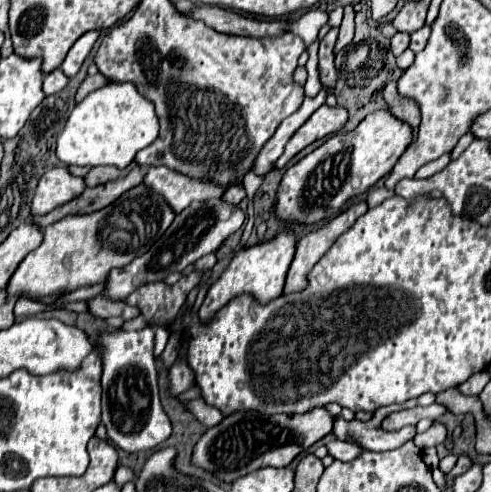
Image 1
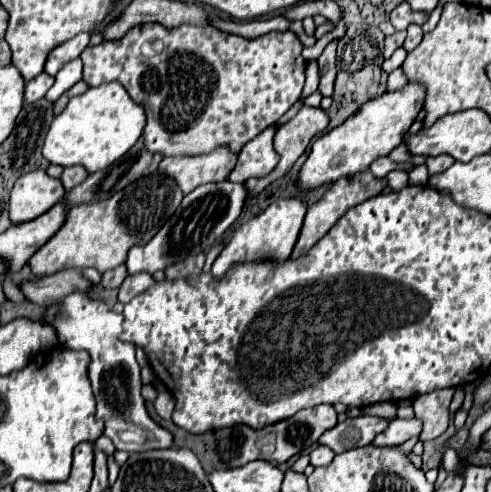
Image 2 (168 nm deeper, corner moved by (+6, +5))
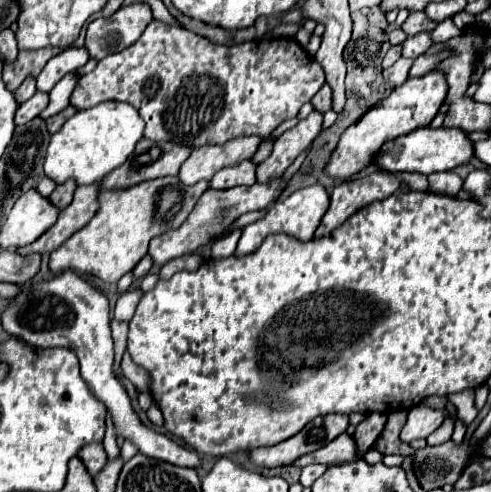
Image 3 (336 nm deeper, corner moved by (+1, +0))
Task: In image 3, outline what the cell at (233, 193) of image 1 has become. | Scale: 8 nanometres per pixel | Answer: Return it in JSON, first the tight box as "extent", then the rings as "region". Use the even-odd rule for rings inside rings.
{"extent":[257,111,323,183],"region":[[[313,111],[309,117],[301,119],[293,129],[287,129],[277,137],[273,153],[257,167],[257,183],[271,183],[281,177],[283,171],[315,141],[323,129],[323,115]]]}

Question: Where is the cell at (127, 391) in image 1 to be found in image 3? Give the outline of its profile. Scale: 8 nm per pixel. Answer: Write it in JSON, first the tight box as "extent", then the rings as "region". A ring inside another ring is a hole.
{"extent":[1,271,199,467],"region":[[[65,271],[55,279],[43,283],[25,283],[19,297],[9,301],[9,307],[3,311],[1,323],[7,333],[25,339],[33,347],[65,347],[75,351],[81,363],[81,377],[85,379],[91,393],[109,409],[115,427],[115,437],[131,441],[139,449],[139,453],[147,457],[167,461],[179,467],[199,467],[199,455],[195,451],[181,447],[167,435],[147,427],[133,409],[125,385],[113,371],[115,349],[111,335],[109,301],[101,291],[93,289],[73,271]]]}

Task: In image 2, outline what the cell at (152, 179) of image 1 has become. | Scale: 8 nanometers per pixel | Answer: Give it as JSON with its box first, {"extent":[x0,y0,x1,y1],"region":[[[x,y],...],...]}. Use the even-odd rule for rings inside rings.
{"extent":[158,146,238,194],"region":[[[220,146],[210,154],[164,158],[160,162],[158,172],[174,178],[182,188],[182,192],[188,194],[196,186],[202,186],[208,182],[224,182],[228,172],[236,164],[236,158],[238,154],[232,154],[228,146]]]}

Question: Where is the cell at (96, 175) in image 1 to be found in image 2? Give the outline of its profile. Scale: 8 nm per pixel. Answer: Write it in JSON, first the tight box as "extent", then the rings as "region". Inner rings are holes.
{"extent":[60,166,88,190],"region":[[[68,166],[62,170],[62,176],[60,176],[60,182],[64,186],[64,190],[72,190],[74,186],[78,186],[80,182],[84,182],[84,178],[88,176],[88,172],[84,170],[84,166]]]}

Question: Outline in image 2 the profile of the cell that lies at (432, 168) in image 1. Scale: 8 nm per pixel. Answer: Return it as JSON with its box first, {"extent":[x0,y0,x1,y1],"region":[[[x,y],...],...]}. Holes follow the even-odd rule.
{"extent":[408,164,429,185],"region":[[[425,164],[415,166],[408,173],[408,183],[410,185],[426,185],[429,180],[428,171]]]}

